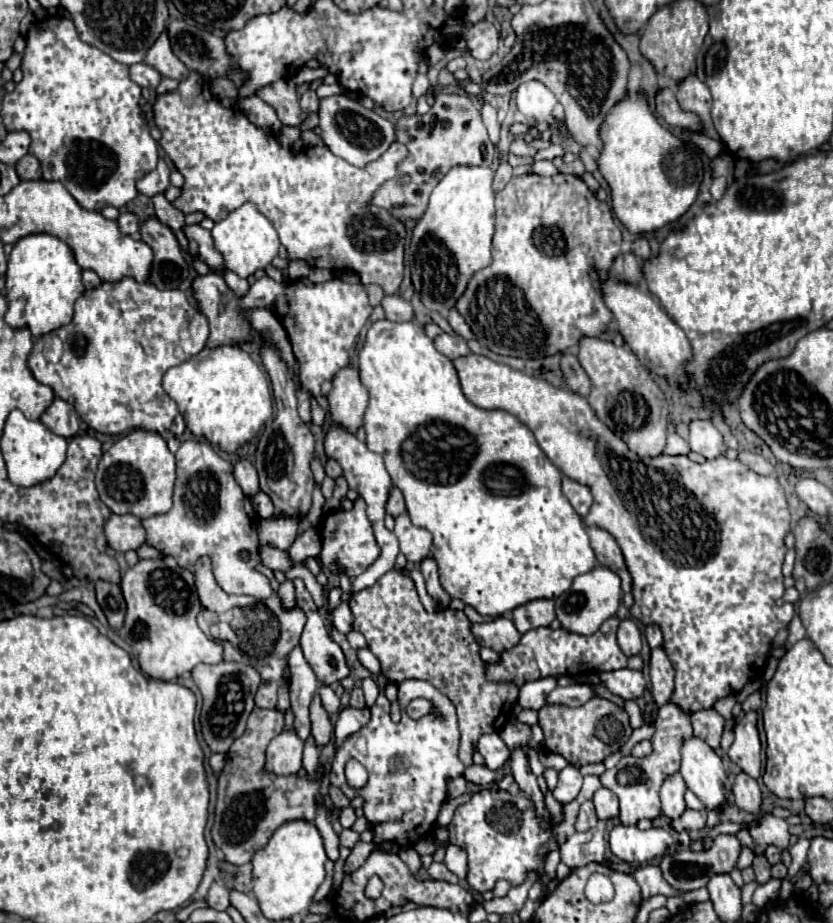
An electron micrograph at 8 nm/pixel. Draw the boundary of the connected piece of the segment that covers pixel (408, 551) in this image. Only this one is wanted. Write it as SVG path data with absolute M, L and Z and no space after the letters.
M400 514L396 518L396 528L394 534L398 538L400 544L400 552L410 560L410 562L422 562L424 558L428 558L430 554L430 546L432 546L432 534L424 528L416 528L408 514Z

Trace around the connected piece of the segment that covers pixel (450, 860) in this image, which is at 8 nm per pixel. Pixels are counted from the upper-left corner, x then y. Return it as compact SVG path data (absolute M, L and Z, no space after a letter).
M448 844L444 864L446 864L448 870L454 872L460 880L466 878L466 872L468 872L468 860L466 860L464 850L460 850L460 846L456 846L456 844Z

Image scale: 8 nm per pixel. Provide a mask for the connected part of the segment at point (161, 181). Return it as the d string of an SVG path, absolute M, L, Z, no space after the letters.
M160 160L158 168L150 174L146 174L142 180L138 180L138 192L146 194L148 198L156 196L156 194L164 194L170 188L170 166Z

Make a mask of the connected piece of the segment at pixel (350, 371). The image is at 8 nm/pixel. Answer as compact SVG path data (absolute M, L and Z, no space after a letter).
M342 368L334 376L328 404L332 424L348 430L350 434L356 434L362 426L362 418L368 406L368 390L362 386L354 368Z

